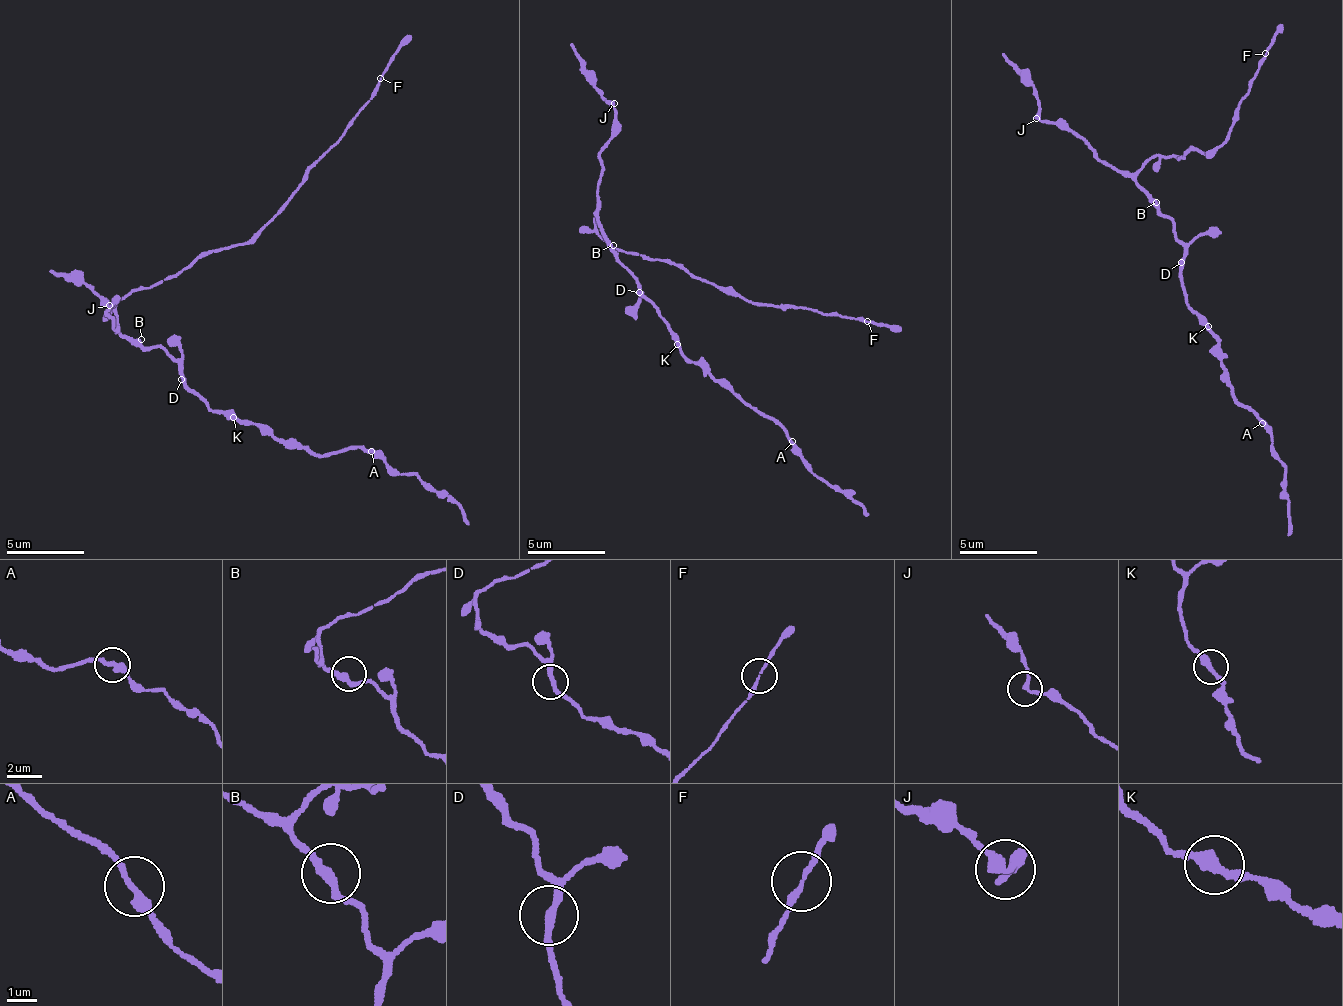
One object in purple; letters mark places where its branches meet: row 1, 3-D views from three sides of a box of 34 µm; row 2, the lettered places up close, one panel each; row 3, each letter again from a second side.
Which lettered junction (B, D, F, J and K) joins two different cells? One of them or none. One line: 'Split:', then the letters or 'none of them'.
Split: none of them

